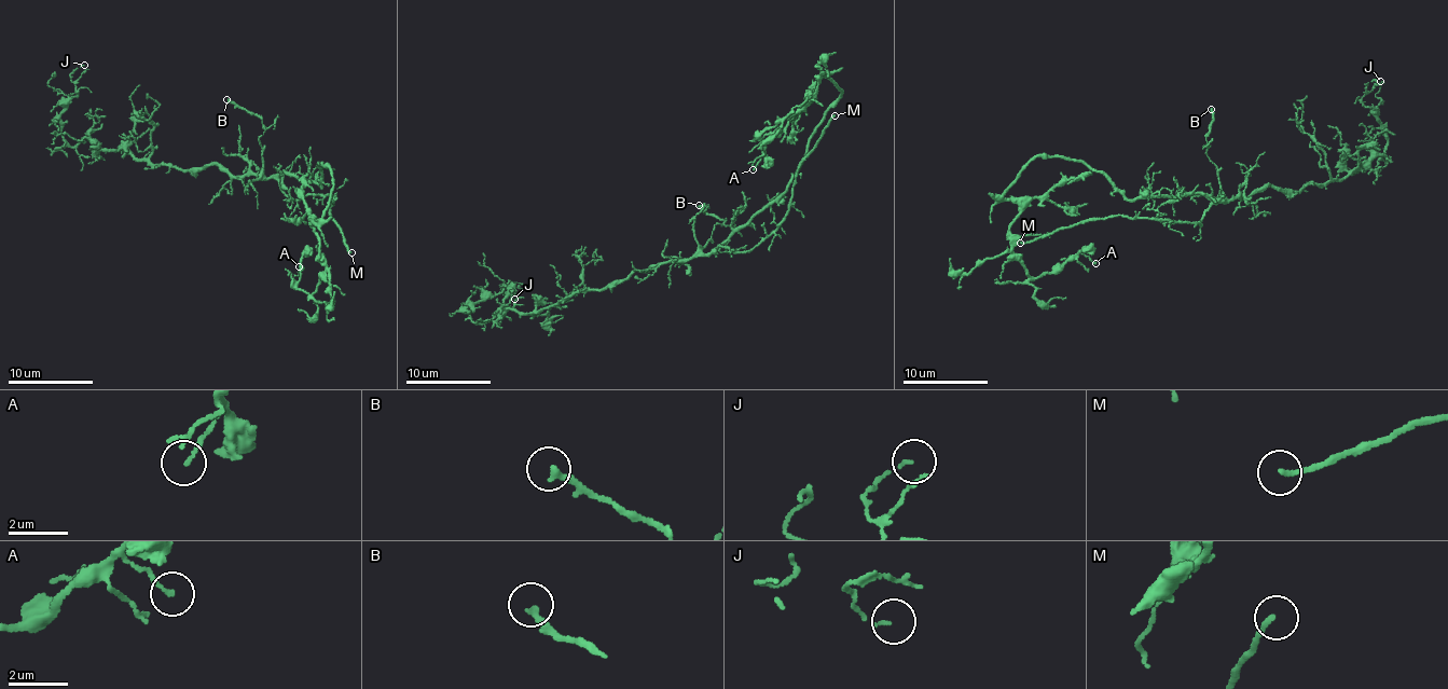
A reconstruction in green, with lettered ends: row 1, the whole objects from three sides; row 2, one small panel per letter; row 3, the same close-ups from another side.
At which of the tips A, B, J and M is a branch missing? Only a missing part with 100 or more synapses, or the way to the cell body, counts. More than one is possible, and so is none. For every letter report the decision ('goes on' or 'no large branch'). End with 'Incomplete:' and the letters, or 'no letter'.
A: no large branch
B: no large branch
J: no large branch
M: goes on
Incomplete: M

